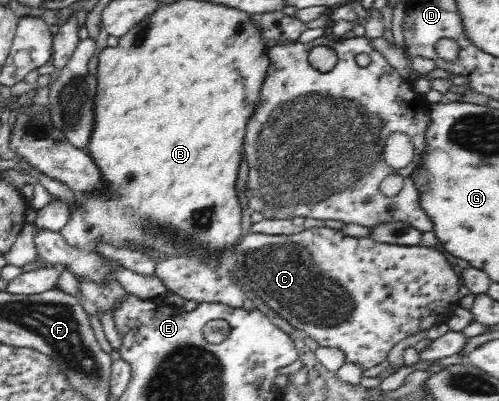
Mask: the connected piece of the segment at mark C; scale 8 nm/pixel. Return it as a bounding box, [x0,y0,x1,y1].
[179,227,463,370]

